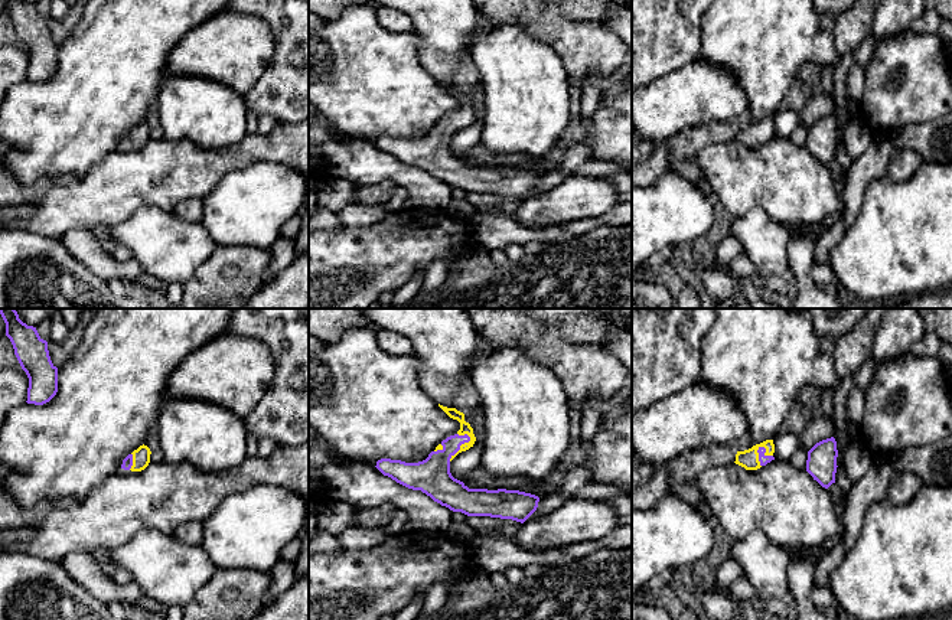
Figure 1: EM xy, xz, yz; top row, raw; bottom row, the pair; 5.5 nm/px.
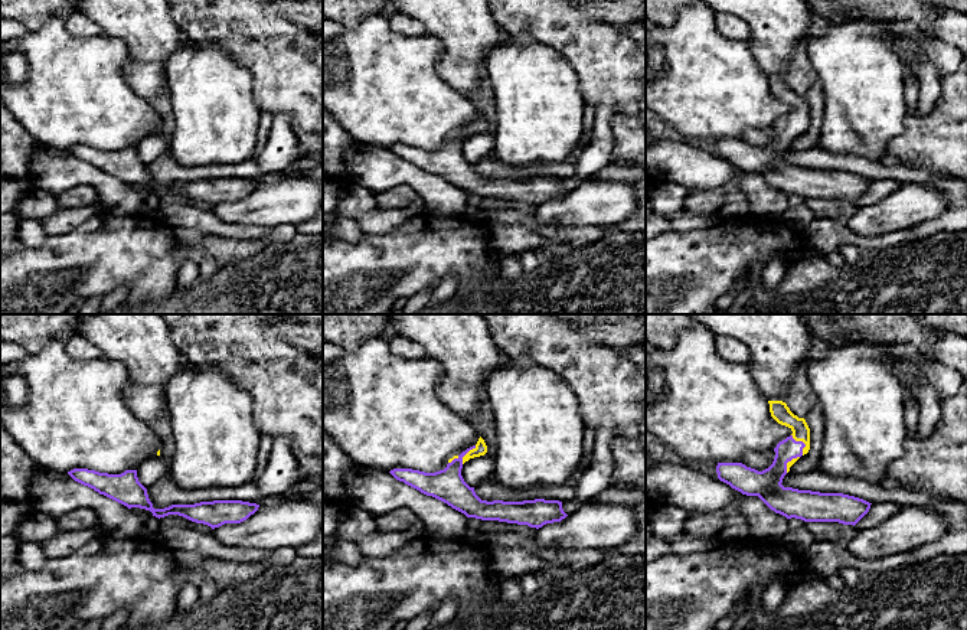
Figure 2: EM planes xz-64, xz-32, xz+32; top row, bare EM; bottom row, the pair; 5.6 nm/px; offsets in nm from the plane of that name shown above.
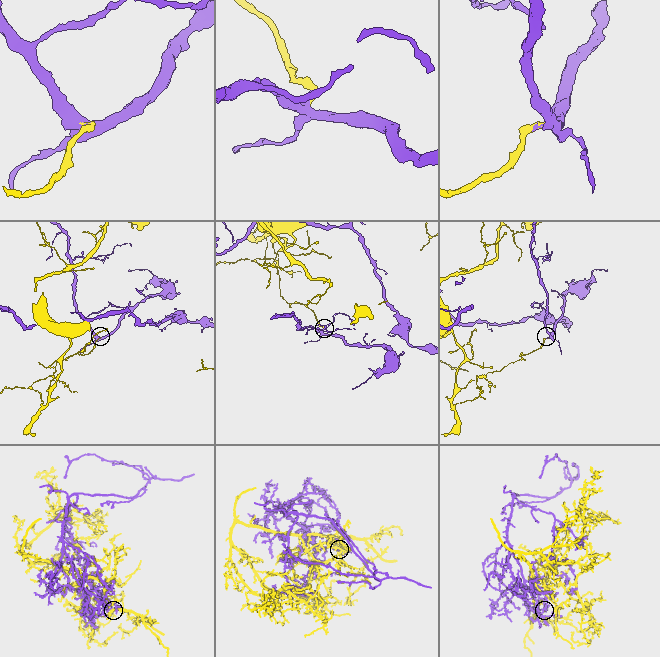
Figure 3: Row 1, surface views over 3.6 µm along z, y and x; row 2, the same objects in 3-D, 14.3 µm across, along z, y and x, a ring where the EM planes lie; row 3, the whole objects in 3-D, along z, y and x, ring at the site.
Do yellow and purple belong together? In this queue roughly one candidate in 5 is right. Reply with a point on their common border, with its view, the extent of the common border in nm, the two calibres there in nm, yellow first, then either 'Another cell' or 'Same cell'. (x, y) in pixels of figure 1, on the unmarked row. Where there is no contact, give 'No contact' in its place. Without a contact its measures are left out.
Touches yellow at xz (460, 123). Shared border 190 nm. Thickness 60 nm (yellow) against 200 nm. Another cell

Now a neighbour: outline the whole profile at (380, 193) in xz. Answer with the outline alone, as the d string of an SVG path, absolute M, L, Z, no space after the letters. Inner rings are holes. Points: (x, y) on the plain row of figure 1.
M384 180L375 185L356 186L355 203L356 205L387 205L398 185L394 180Z

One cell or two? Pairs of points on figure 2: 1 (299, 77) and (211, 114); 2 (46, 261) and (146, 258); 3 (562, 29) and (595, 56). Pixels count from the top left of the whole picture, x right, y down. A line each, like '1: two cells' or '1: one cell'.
1: two cells
2: one cell
3: one cell

